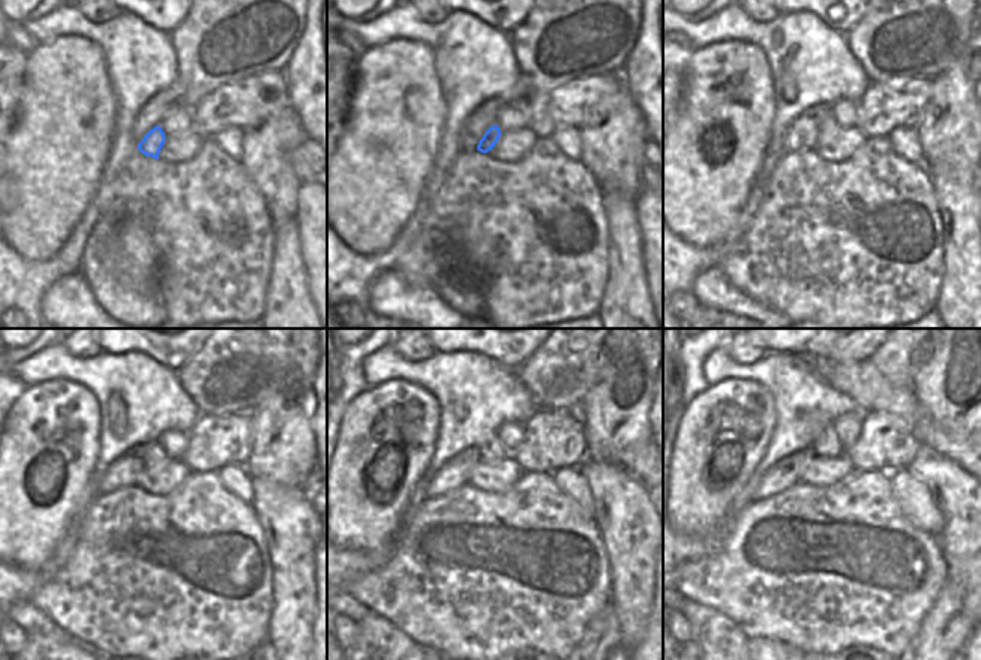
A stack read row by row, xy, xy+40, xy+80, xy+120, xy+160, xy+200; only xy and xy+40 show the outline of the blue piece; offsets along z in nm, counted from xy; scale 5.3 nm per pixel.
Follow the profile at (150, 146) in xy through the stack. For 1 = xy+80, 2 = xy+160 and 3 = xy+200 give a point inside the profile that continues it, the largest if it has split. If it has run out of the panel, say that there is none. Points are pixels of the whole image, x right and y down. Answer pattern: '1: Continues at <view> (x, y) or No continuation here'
1: Continues at xy+80 (828, 128)
2: Continues at xy+160 (492, 450)
3: Continues at xy+200 (827, 444)

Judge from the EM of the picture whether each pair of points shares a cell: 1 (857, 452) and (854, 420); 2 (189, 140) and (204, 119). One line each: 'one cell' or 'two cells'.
1: two cells
2: two cells

